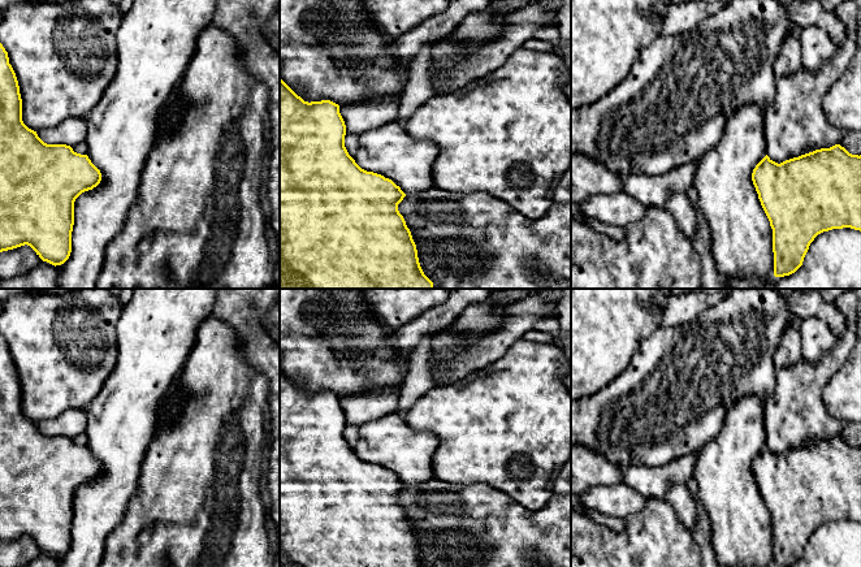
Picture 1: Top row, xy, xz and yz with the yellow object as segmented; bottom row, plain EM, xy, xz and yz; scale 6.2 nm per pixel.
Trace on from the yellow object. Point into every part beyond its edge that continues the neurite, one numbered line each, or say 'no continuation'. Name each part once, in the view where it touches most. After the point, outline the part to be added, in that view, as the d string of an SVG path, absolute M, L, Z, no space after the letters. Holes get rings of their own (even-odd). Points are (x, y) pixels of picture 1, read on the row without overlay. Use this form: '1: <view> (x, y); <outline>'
no continuation

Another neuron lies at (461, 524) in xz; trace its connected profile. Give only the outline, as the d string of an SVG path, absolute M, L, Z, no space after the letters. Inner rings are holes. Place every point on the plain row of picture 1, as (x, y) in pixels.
M433 479L421 484L406 485L398 495L398 502L403 507L416 536L420 558L425 567L571 567L571 494L554 494L549 502L536 511L524 508L509 494L488 484L453 484Z

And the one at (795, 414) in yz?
M861 289L838 297L835 304L844 315L845 329L817 363L801 359L791 367L775 369L775 388L765 401L766 446L770 451L780 455L835 436L852 446L861 446L861 423L835 419L823 401L823 389L854 351L860 302Z

